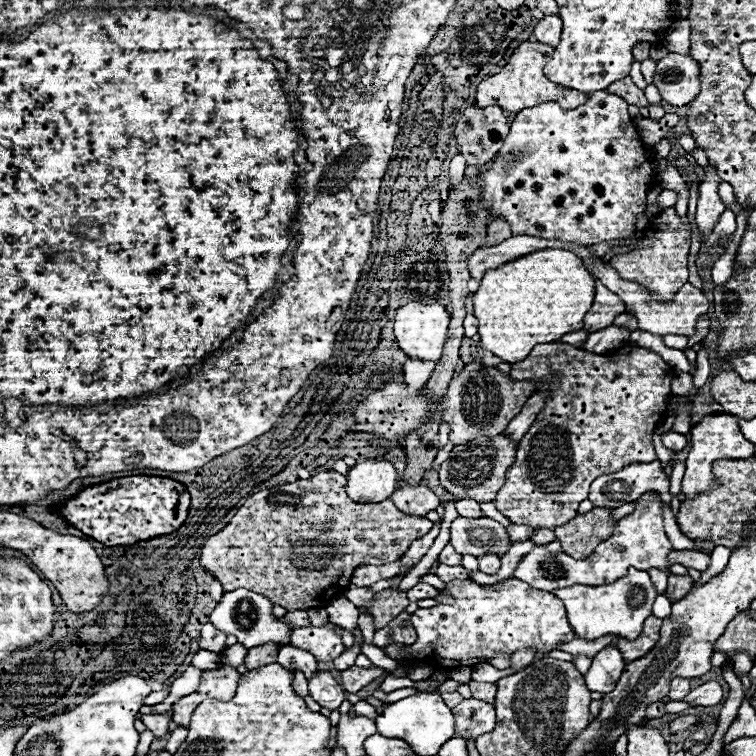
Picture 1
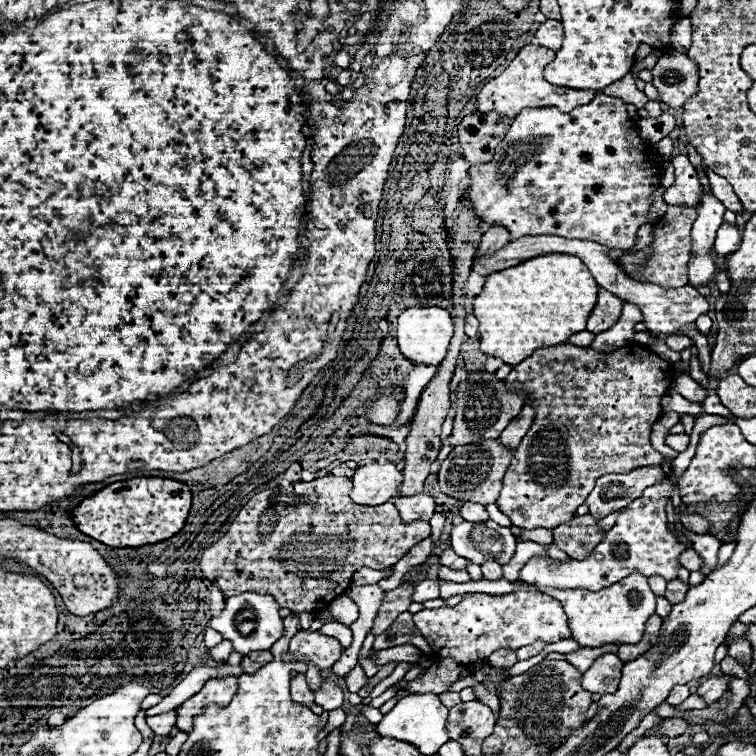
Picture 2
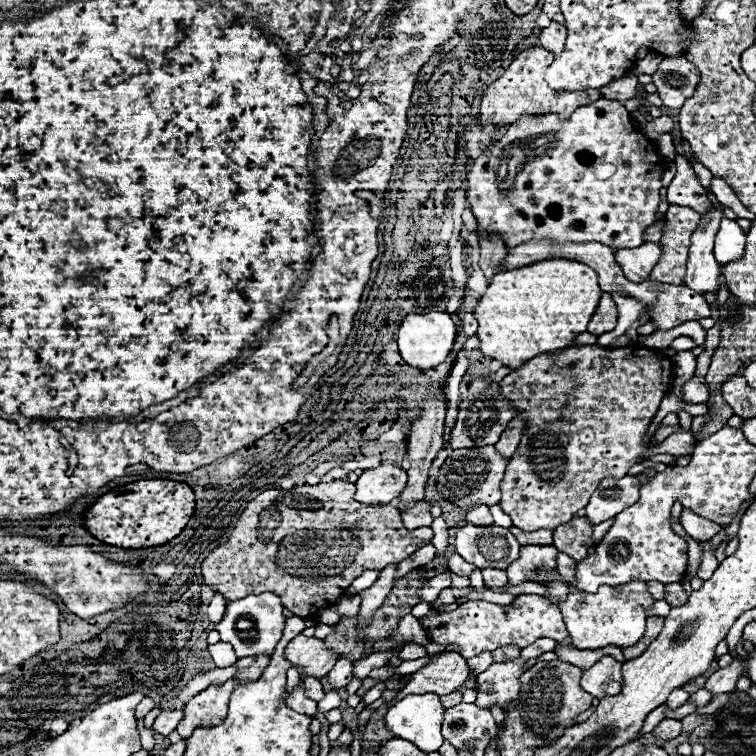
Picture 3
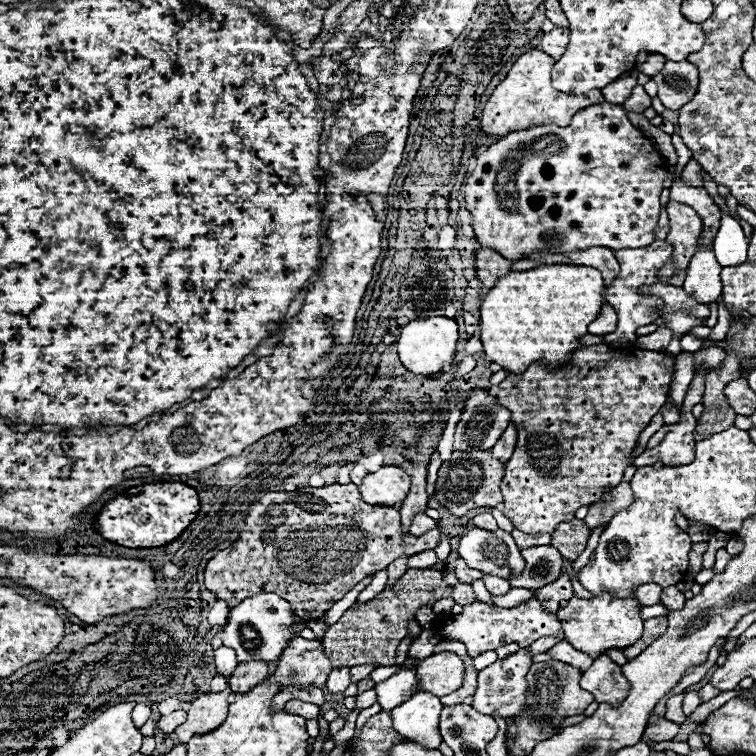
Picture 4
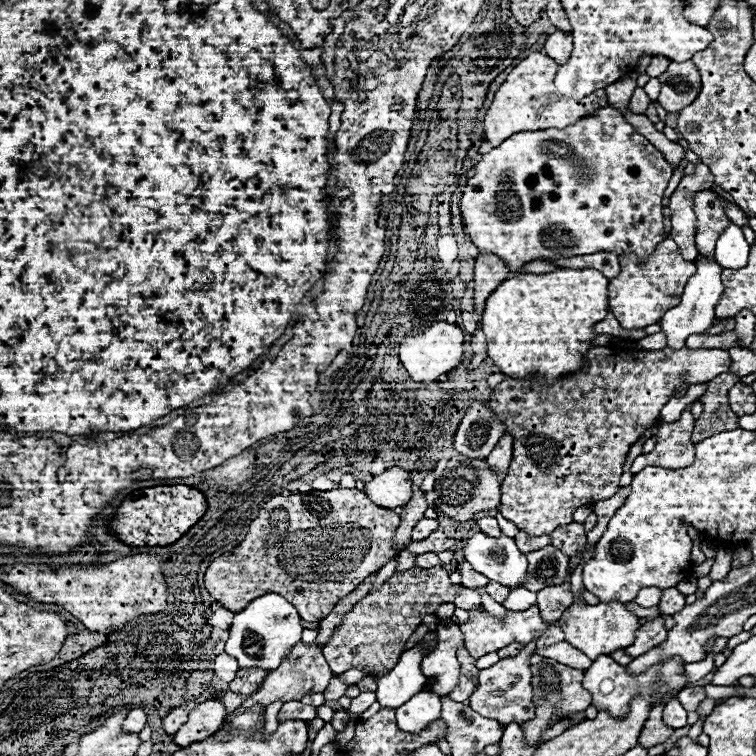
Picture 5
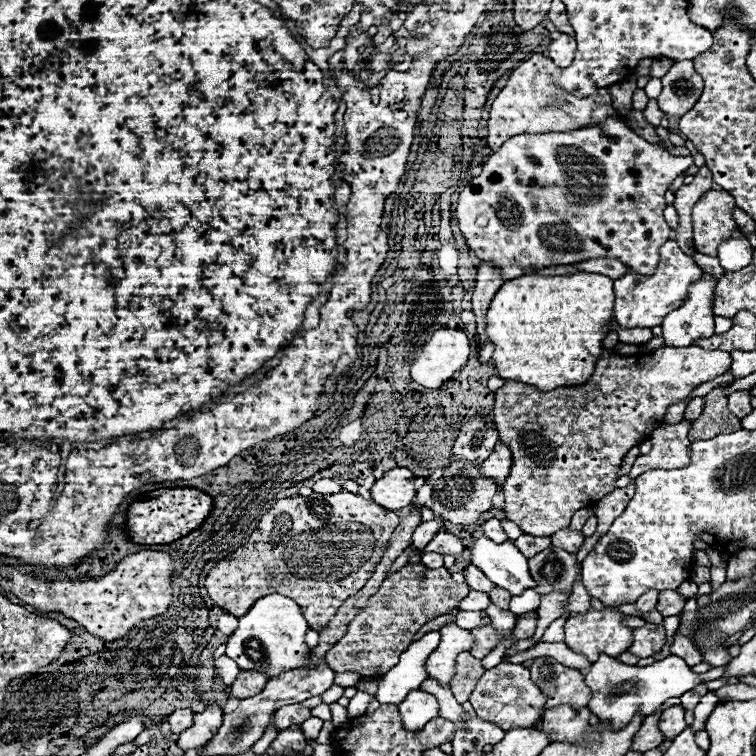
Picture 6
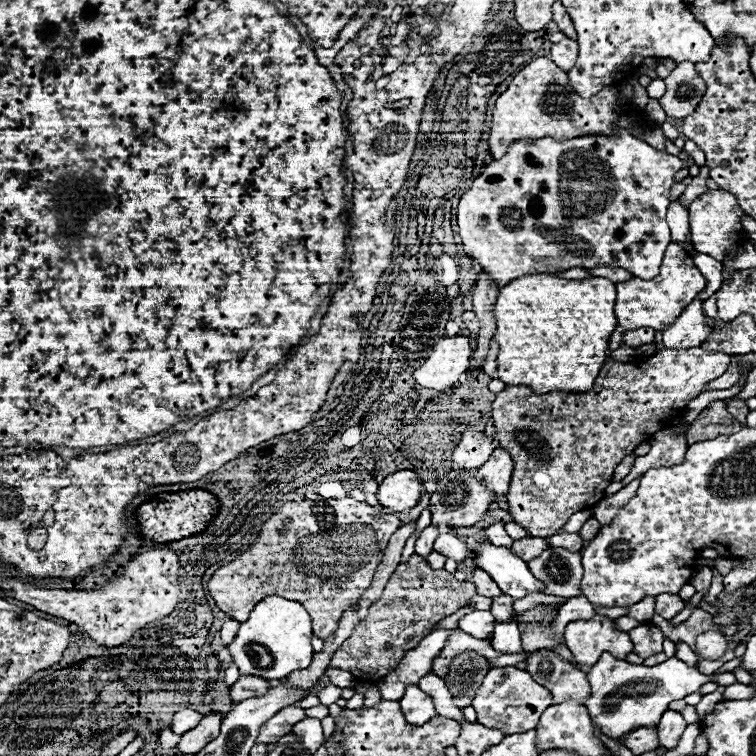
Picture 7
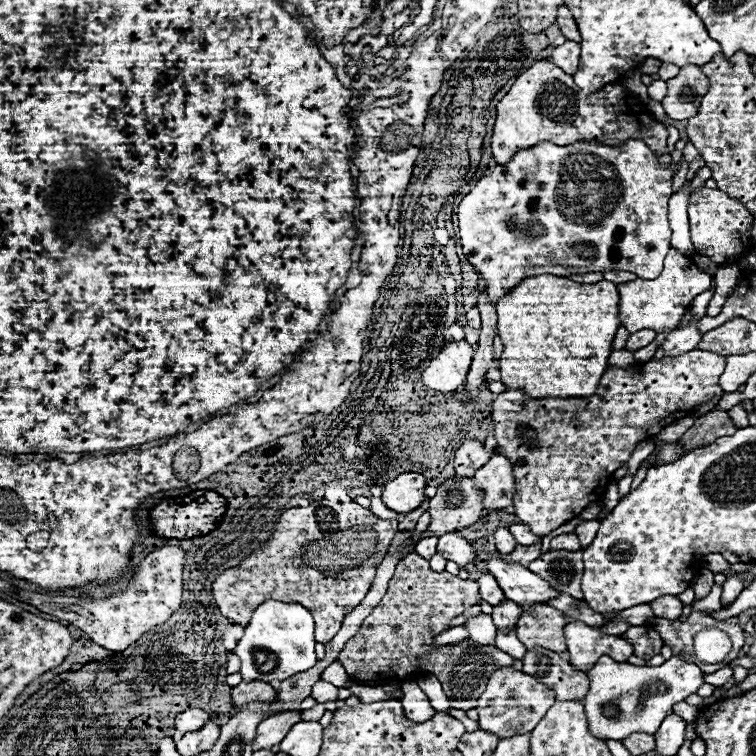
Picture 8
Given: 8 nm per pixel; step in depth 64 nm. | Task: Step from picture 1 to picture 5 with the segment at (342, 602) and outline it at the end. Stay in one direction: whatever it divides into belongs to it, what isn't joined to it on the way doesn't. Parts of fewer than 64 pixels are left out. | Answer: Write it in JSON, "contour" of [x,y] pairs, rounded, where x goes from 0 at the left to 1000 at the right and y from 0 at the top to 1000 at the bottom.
{"contour":[[[519,739],[509,749],[507,749],[497,761],[497,770],[495,770],[492,780],[489,783],[495,783],[505,775],[505,772],[516,765],[521,758],[525,749],[524,739]]]}

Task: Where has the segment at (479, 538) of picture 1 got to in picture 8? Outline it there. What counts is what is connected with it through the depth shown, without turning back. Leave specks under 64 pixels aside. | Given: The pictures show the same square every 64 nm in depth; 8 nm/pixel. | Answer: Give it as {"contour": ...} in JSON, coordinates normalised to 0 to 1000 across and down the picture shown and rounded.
{"contour":[[[659,730],[643,741],[643,749],[656,762],[669,791],[683,796],[693,810],[701,810],[706,799],[725,799],[725,794],[741,788],[720,765],[688,746],[669,746]]]}

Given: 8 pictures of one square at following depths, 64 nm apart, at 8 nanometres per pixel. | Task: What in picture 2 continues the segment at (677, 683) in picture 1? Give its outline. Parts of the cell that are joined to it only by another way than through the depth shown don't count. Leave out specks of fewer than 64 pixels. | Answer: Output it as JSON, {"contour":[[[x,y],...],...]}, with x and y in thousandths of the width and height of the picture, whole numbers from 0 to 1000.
{"contour":[[[899,905],[899,907],[889,910],[889,915],[886,915],[886,921],[884,921],[884,926],[881,926],[881,929],[884,929],[886,934],[897,934],[897,931],[902,931],[910,921],[913,921],[910,907],[907,907],[907,905]]]}

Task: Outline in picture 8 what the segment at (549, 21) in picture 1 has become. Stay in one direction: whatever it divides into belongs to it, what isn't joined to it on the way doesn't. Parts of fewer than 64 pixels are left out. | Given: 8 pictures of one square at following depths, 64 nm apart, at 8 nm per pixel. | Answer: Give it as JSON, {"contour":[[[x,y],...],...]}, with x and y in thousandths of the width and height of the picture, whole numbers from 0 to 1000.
{"contour":[[[749,53],[749,58],[735,61],[730,69],[730,82],[757,101],[767,82],[767,58],[757,58],[754,53]]]}

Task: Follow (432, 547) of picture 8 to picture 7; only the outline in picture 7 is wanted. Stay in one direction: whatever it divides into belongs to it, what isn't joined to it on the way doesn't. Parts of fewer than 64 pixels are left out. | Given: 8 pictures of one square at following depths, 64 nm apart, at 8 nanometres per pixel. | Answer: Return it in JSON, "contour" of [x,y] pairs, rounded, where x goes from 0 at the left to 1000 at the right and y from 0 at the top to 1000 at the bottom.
{"contour":[[[574,696],[561,698],[561,701],[556,704],[553,714],[550,714],[550,733],[556,733],[556,735],[563,738],[563,735],[571,730],[571,720],[574,720],[574,714],[577,714],[579,706],[582,706],[582,701],[574,698]]]}

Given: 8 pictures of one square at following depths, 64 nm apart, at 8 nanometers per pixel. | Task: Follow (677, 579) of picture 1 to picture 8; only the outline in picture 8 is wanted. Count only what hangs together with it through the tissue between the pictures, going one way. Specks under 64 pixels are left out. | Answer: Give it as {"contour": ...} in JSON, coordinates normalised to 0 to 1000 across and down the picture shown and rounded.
{"contour":[[[873,788],[860,802],[865,815],[878,815],[881,820],[894,820],[905,804],[905,799],[894,788]]]}

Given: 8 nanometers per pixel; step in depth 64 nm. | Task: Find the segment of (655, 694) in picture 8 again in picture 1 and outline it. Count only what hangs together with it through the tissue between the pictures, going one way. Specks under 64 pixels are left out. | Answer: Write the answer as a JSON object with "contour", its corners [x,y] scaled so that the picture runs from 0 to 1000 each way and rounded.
{"contour":[[[810,854],[794,860],[786,873],[780,886],[772,892],[772,902],[775,910],[780,915],[794,915],[794,918],[804,918],[815,910],[815,899],[820,897],[820,889],[825,884],[825,873],[820,868],[820,862]]]}

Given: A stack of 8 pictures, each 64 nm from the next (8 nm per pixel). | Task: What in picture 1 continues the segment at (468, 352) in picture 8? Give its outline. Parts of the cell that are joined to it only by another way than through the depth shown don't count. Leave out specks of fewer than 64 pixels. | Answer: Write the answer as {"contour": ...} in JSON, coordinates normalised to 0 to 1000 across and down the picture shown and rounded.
{"contour":[[[540,399],[537,405],[526,407],[526,415],[524,415],[524,426],[521,426],[524,452],[529,463],[542,474],[579,479],[585,474],[585,463],[593,450],[593,429],[595,429],[595,415],[585,402]]]}

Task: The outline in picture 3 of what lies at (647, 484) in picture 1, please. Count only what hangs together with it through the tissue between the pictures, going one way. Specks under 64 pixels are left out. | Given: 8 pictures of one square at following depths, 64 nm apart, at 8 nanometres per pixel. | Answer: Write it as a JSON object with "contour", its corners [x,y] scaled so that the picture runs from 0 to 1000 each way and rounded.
{"contour":[[[844,630],[799,632],[775,669],[775,683],[783,690],[783,696],[807,688],[825,672],[836,669],[844,661],[844,646],[847,646]]]}

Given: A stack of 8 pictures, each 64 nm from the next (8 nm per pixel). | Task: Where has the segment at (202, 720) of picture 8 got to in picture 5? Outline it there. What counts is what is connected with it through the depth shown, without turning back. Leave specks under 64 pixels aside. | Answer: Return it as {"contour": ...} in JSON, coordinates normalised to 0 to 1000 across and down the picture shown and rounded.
{"contour":[[[230,937],[220,950],[214,950],[214,960],[222,971],[233,971],[238,960],[246,955],[249,955],[249,939],[241,939],[241,937]]]}

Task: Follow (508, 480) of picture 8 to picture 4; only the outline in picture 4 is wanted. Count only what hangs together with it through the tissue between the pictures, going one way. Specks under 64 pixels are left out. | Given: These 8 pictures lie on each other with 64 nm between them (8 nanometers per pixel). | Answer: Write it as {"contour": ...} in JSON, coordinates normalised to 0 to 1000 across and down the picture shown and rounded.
{"contour":[[[675,561],[669,566],[669,571],[664,574],[664,579],[656,585],[656,590],[648,598],[651,598],[651,603],[656,608],[661,608],[664,614],[669,614],[675,608],[677,598],[680,598],[680,587],[683,587],[683,566],[680,566],[680,561]]]}

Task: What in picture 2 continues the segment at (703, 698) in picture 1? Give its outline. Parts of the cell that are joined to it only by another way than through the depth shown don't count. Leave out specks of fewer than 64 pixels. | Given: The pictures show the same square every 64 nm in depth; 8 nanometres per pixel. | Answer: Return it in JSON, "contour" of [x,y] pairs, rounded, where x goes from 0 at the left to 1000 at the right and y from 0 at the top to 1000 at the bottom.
{"contour":[[[952,892],[952,894],[942,894],[937,897],[926,910],[923,910],[923,918],[934,926],[934,931],[944,931],[952,926],[952,921],[963,913],[963,905],[966,905],[966,894],[963,892]]]}

